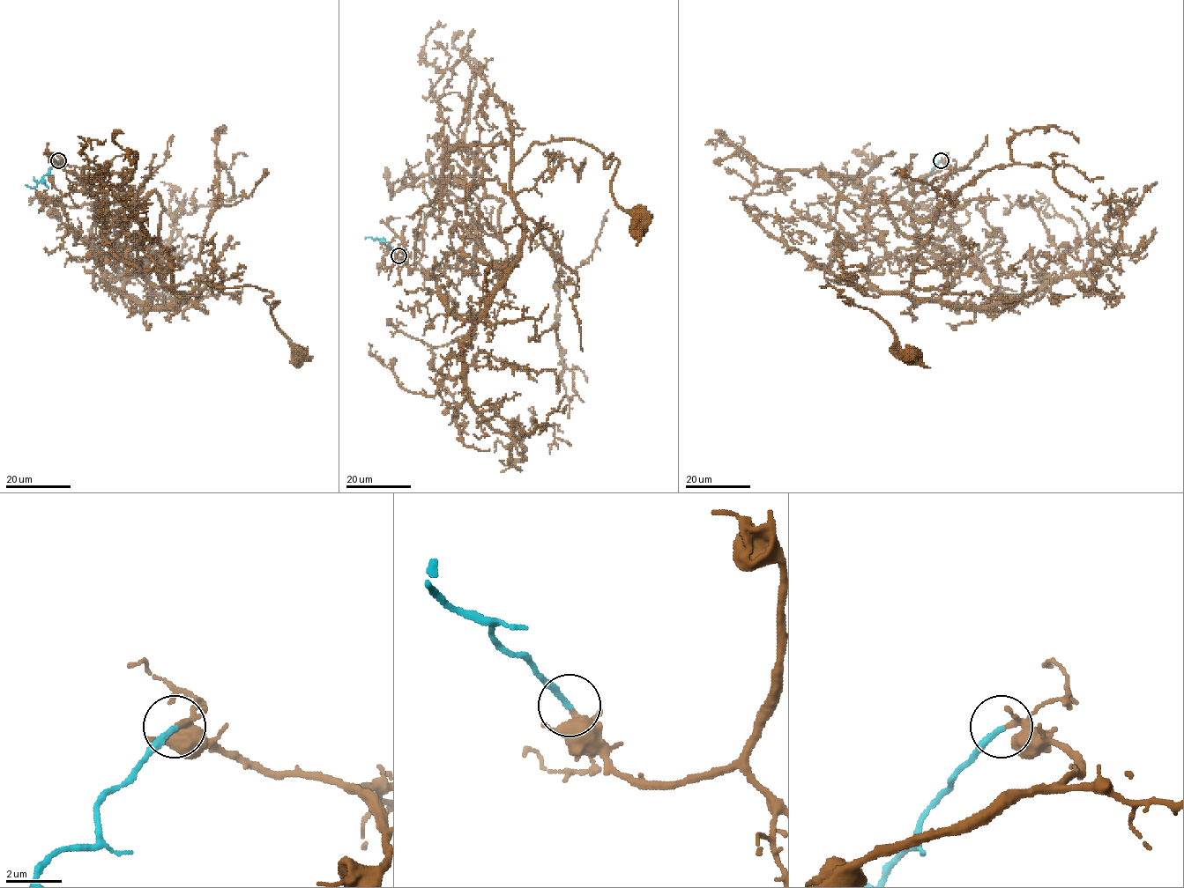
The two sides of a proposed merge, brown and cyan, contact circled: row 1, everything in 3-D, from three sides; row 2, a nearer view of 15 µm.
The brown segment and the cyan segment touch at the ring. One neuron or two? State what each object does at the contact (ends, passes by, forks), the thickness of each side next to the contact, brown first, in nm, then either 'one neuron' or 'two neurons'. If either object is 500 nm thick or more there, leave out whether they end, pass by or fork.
brown forks | cyan ends | 140/220 nm | one neuron

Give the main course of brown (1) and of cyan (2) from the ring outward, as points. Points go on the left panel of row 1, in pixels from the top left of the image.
1: (58, 160), (78, 167), (100, 200), (104, 240), (118, 257), (167, 270), (174, 284), (267, 291), (300, 352)
2: (58, 160), (33, 188), (25, 184)

